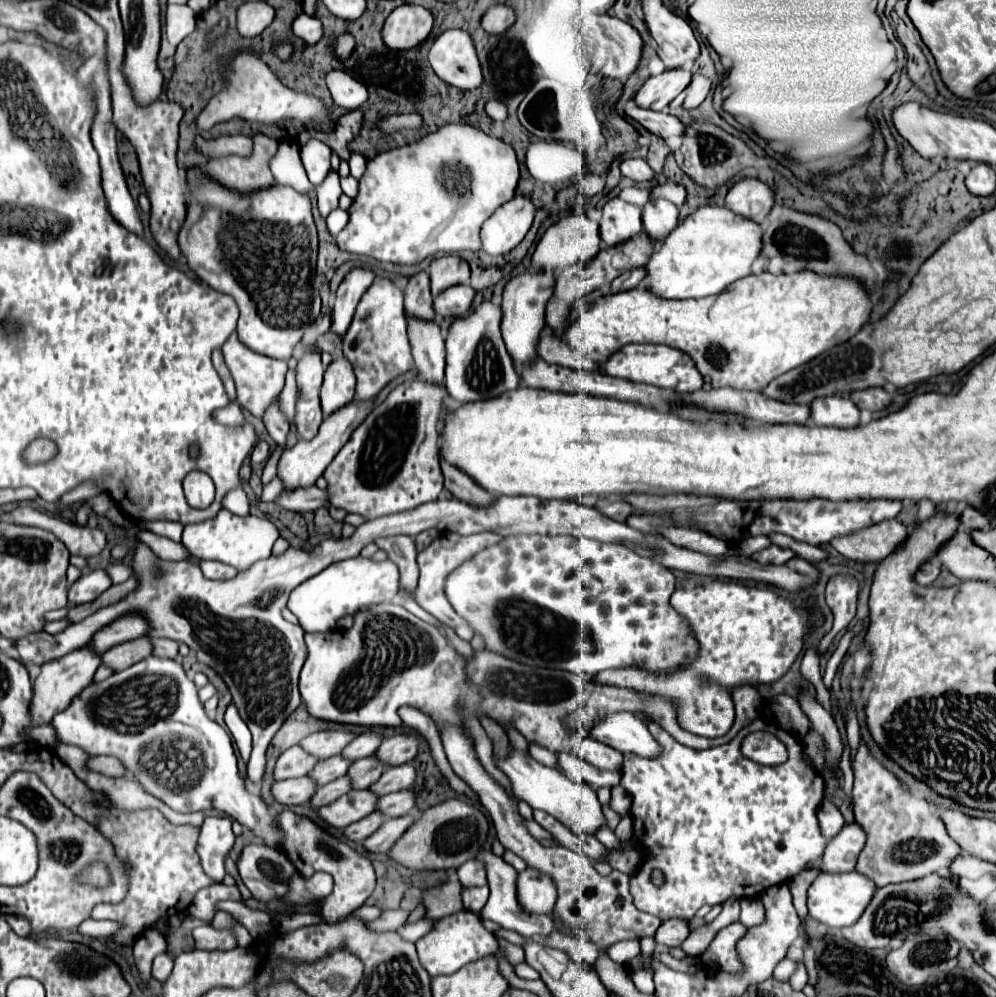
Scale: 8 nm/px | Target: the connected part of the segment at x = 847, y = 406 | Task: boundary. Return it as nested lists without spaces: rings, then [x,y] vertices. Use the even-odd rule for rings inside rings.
[[[841,397],[841,409],[811,409],[811,423],[819,427],[853,429],[859,427],[859,409],[851,399]]]

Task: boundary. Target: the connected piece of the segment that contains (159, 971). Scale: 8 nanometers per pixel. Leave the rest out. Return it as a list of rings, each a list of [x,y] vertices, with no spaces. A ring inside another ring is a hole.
[[[161,953],[161,955],[157,955],[155,959],[153,959],[153,977],[157,979],[157,981],[165,981],[167,977],[169,977],[169,973],[171,973],[171,969],[173,969],[173,959],[169,957],[169,955],[165,955],[165,953]]]

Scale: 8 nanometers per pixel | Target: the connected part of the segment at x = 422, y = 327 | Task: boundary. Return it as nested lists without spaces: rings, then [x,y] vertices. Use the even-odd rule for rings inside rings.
[[[407,315],[409,343],[415,359],[415,369],[423,381],[441,383],[445,369],[445,345],[435,321],[421,321]]]

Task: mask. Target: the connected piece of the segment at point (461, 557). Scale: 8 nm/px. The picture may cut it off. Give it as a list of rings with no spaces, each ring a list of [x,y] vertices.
[[[443,533],[439,535],[427,549],[423,549],[417,555],[417,563],[421,569],[421,577],[418,579],[417,588],[415,589],[416,602],[433,617],[437,617],[441,623],[449,625],[455,629],[455,633],[465,639],[471,641],[473,637],[473,629],[469,629],[469,623],[449,605],[447,597],[445,597],[445,577],[449,573],[453,573],[453,569],[457,569],[459,565],[463,565],[465,561],[469,561],[469,557],[473,557],[475,553],[479,553],[481,549],[487,549],[489,545],[497,545],[497,541],[501,541],[503,537],[497,537],[497,533],[475,533],[475,535],[457,535],[457,533]]]

